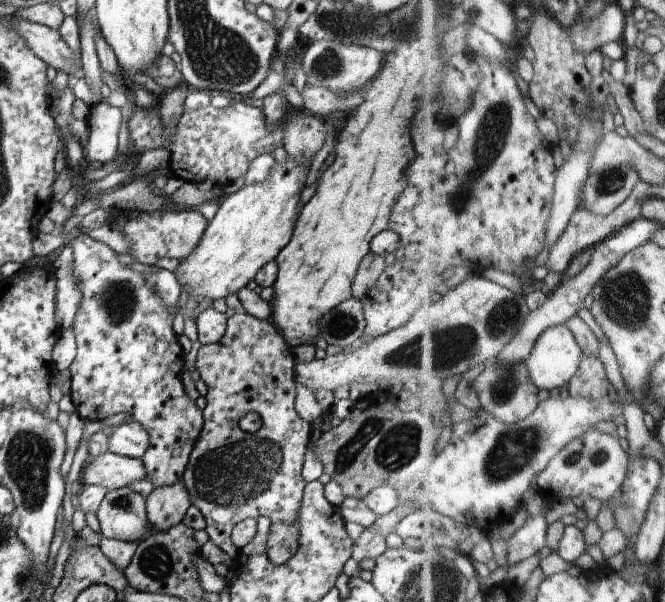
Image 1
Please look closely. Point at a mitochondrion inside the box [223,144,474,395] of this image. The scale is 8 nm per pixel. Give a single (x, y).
(342, 325)

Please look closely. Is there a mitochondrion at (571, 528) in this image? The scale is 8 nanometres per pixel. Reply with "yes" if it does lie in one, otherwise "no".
no

